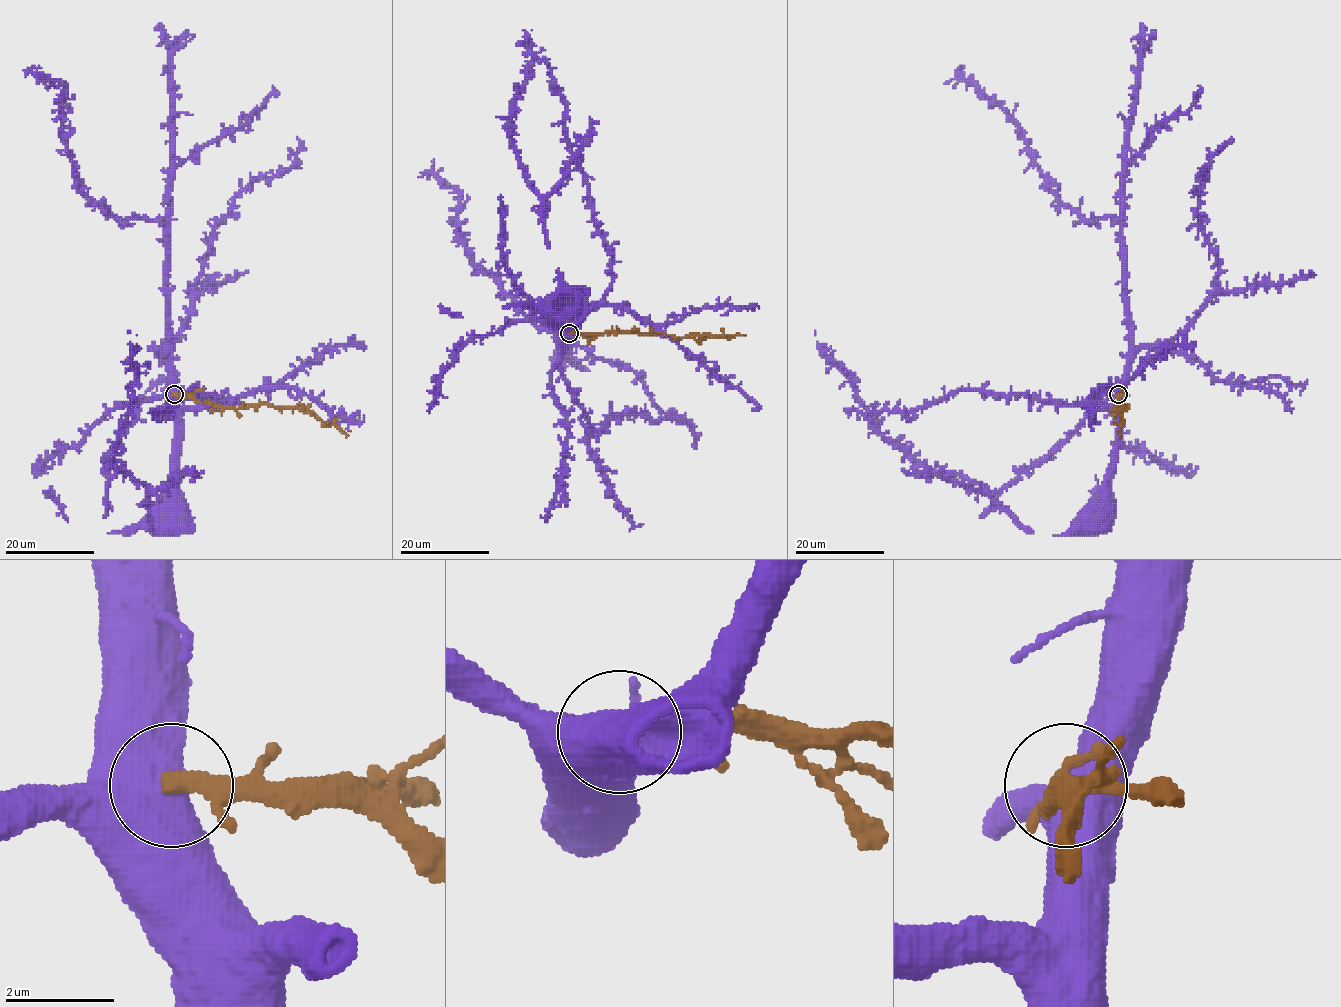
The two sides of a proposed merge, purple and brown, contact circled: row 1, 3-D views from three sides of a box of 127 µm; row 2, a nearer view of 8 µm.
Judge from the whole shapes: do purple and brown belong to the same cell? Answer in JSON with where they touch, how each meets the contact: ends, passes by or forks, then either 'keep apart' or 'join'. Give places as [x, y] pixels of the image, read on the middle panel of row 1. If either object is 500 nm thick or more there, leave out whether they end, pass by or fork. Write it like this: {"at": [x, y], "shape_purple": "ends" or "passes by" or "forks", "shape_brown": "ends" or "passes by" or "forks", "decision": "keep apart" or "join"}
{"at": [569, 333], "decision": "keep apart"}

